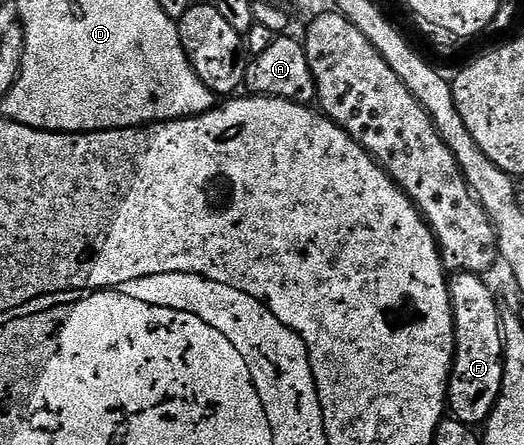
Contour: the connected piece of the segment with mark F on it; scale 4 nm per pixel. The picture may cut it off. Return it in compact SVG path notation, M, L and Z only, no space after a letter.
M470 271L456 272L449 279L449 296L453 306L455 321L455 353L453 368L449 374L448 410L452 418L463 421L467 426L477 429L488 423L491 413L501 396L503 389L503 373L505 372L505 332L501 329L502 304L497 304L491 288L480 275L472 275Z

